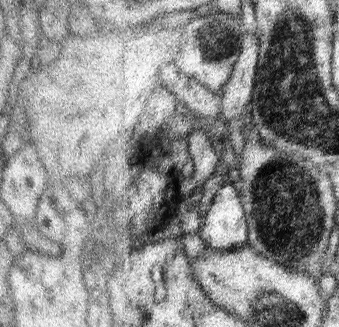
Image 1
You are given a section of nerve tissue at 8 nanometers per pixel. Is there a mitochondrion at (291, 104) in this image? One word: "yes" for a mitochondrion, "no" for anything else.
yes

